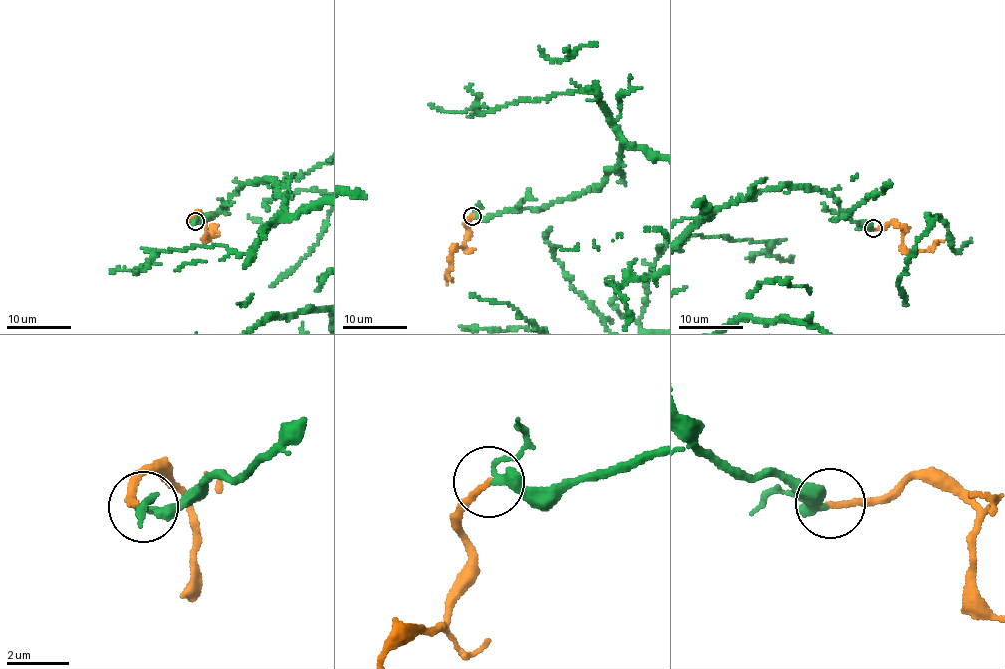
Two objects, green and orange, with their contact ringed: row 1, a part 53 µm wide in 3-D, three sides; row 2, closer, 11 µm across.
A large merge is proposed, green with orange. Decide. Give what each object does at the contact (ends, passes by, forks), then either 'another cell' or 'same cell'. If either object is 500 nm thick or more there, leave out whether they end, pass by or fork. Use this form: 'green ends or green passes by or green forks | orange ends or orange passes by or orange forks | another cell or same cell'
green passes by | orange ends | same cell

